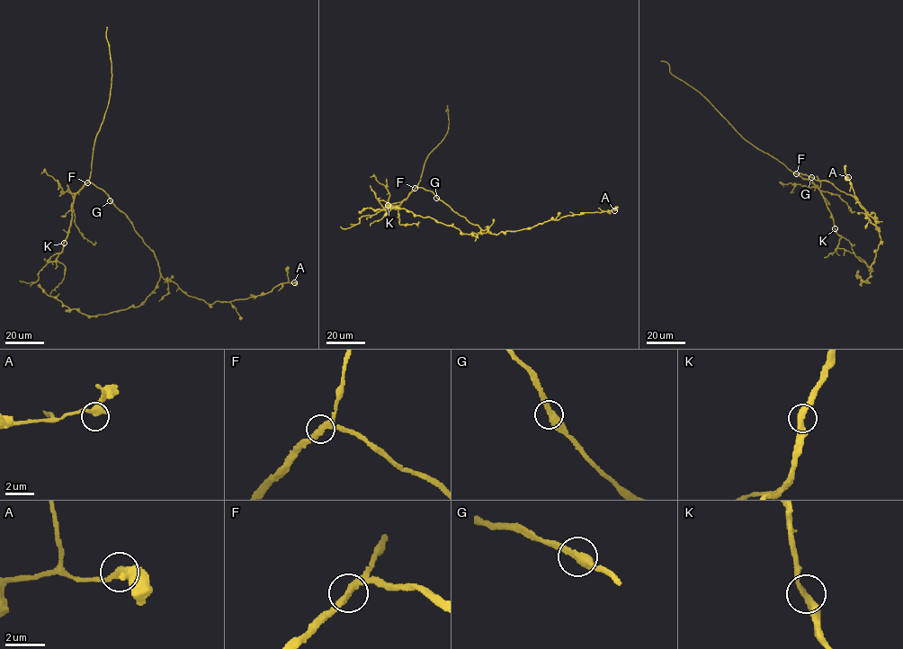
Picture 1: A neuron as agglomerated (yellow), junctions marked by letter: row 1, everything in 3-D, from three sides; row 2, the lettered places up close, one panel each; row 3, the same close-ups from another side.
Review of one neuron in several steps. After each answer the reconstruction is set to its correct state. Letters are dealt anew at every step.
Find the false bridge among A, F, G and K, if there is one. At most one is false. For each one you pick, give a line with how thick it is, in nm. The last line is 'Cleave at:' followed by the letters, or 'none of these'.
Cleave at: none of these

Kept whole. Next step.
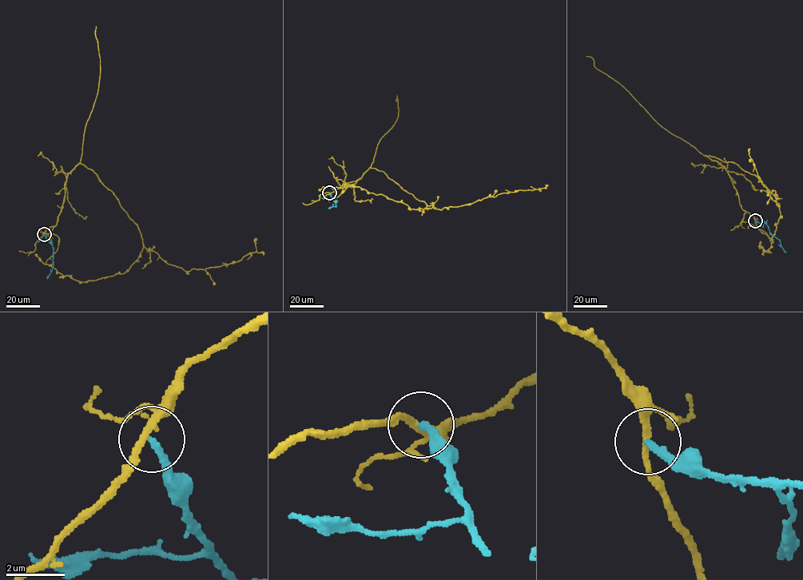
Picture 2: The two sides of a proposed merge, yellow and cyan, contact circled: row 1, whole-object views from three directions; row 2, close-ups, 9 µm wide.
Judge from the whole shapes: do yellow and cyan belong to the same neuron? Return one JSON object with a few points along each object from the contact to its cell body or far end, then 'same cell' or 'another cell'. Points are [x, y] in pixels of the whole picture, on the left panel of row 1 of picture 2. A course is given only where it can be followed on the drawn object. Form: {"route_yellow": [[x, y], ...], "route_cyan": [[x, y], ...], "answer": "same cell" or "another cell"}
{"route_yellow": [[44, 233], [82, 164], [168, 264], [187, 271], [235, 263], [255, 252], [256, 238]], "route_cyan": [[44, 233], [53, 249], [53, 265], [47, 279]], "answer": "another cell"}

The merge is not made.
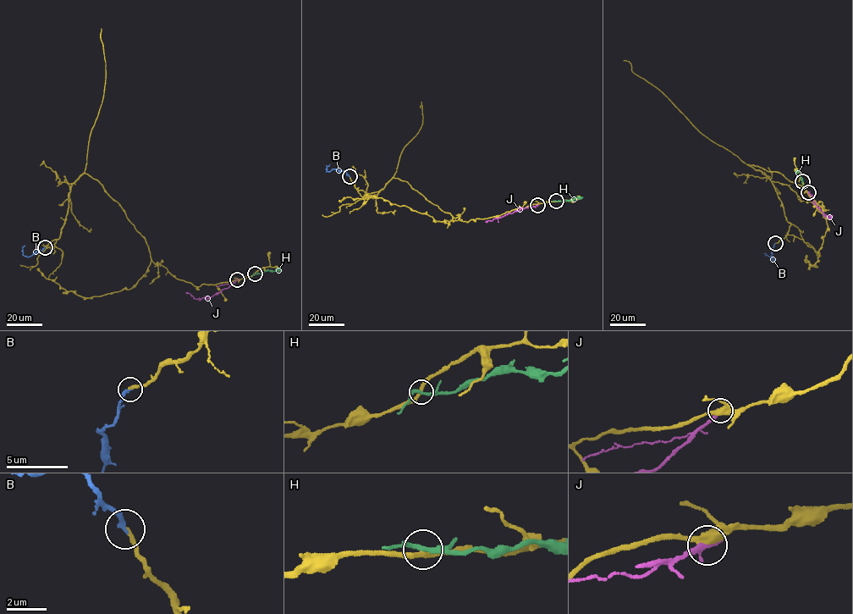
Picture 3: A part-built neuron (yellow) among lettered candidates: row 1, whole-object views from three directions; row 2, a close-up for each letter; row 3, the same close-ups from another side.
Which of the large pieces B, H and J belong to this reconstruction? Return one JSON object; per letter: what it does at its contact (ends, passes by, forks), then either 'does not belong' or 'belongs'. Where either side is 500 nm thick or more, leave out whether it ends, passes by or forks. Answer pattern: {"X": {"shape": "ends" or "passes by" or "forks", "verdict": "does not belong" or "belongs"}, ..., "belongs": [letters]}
{"B": {"shape": "ends", "verdict": "belongs"}, "H": {"shape": "passes by", "verdict": "does not belong"}, "J": {"shape": "ends", "verdict": "does not belong"}, "belongs": ["B"]}

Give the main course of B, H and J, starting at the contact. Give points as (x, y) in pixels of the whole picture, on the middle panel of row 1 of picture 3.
B: (349, 177), (343, 170), (327, 171), (329, 164)
H: (556, 201), (583, 197)
J: (537, 205), (485, 222)

